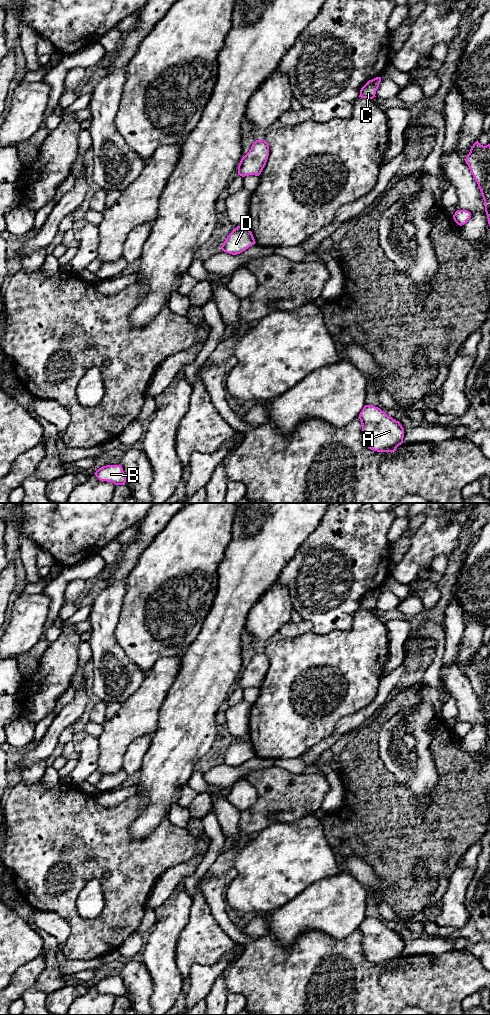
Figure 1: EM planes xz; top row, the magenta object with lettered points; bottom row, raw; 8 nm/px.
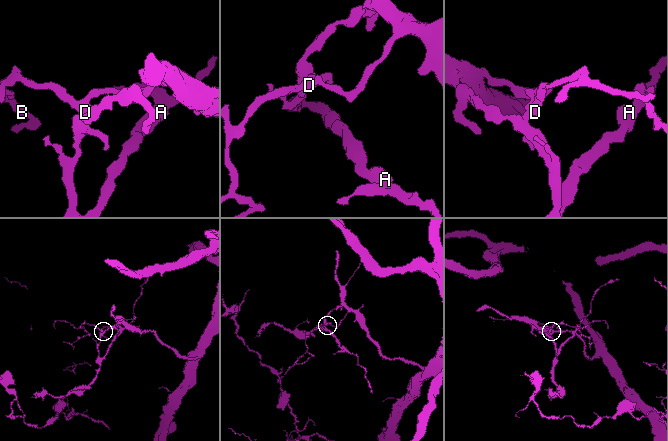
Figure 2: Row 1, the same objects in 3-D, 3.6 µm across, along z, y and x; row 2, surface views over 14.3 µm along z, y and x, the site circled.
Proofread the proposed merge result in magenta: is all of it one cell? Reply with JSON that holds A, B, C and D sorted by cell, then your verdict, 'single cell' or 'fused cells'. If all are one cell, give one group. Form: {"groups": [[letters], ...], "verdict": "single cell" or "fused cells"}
{"groups": [["A", "C"], ["B", "D"]], "verdict": "fused cells"}

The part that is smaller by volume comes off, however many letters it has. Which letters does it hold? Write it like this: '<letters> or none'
A, C

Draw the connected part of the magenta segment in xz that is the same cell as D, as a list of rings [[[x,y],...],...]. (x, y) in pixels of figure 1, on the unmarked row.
[[[238,738],[227,748],[221,761],[229,766],[237,767],[254,757],[255,751],[252,744],[242,742]]]

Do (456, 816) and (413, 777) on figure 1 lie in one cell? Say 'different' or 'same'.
different

